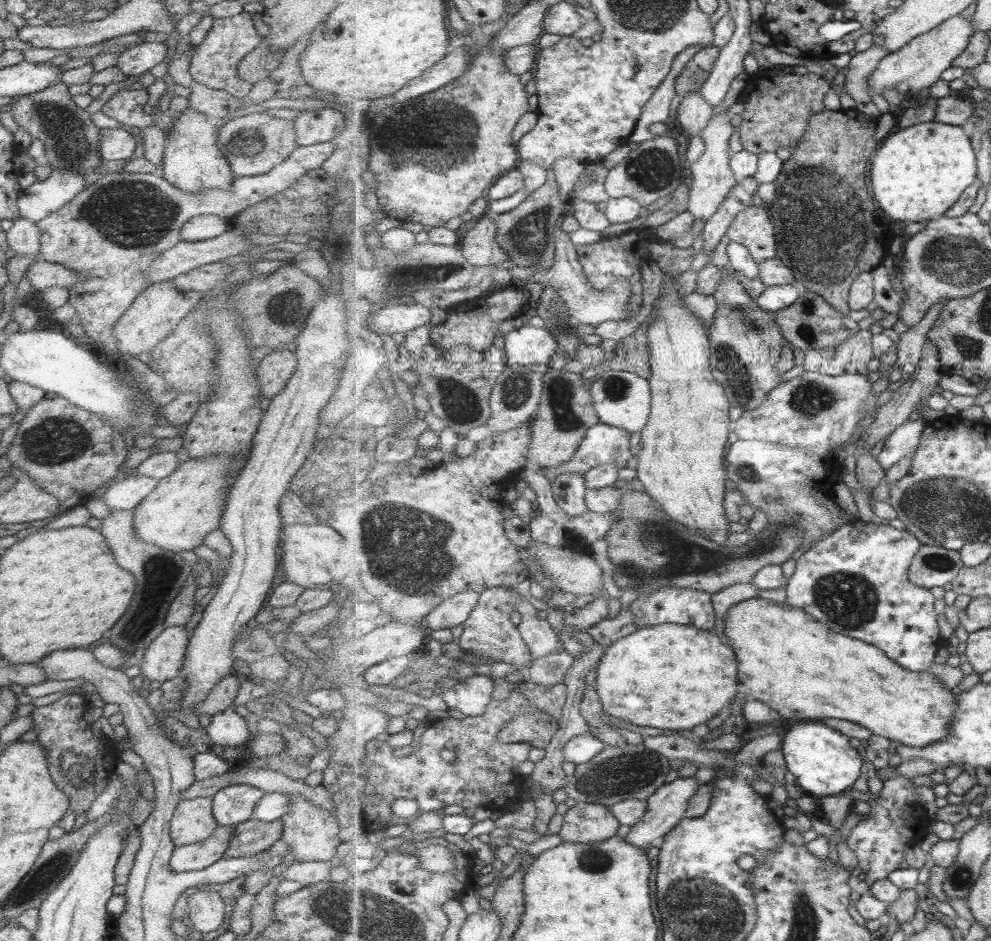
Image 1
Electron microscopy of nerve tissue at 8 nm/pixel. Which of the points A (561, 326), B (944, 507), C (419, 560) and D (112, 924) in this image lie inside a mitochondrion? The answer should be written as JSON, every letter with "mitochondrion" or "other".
{"A":"mitochondrion","B":"mitochondrion","C":"mitochondrion","D":"other"}

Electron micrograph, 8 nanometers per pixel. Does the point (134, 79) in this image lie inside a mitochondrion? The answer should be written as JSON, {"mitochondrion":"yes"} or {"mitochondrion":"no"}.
{"mitochondrion":"no"}

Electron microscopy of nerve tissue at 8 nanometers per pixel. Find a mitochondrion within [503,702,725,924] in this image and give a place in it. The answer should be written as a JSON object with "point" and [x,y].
{"point":[616,774]}

